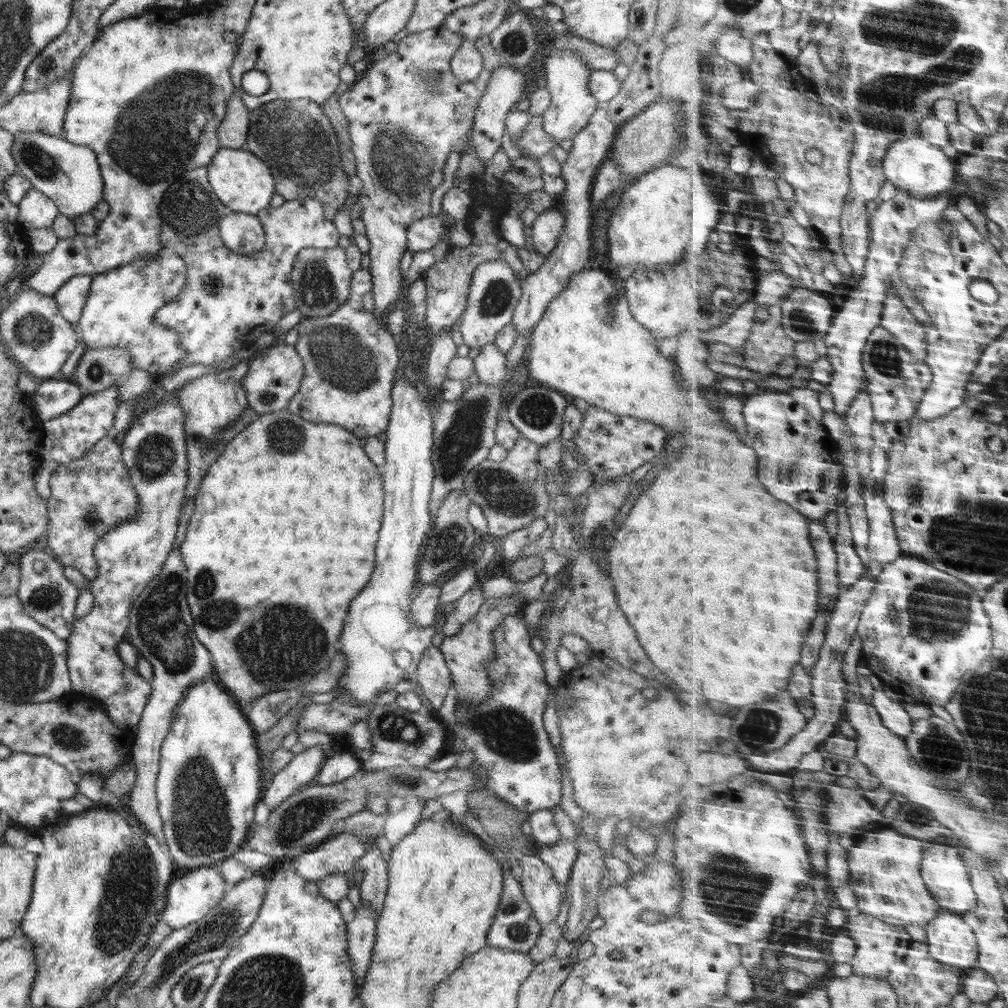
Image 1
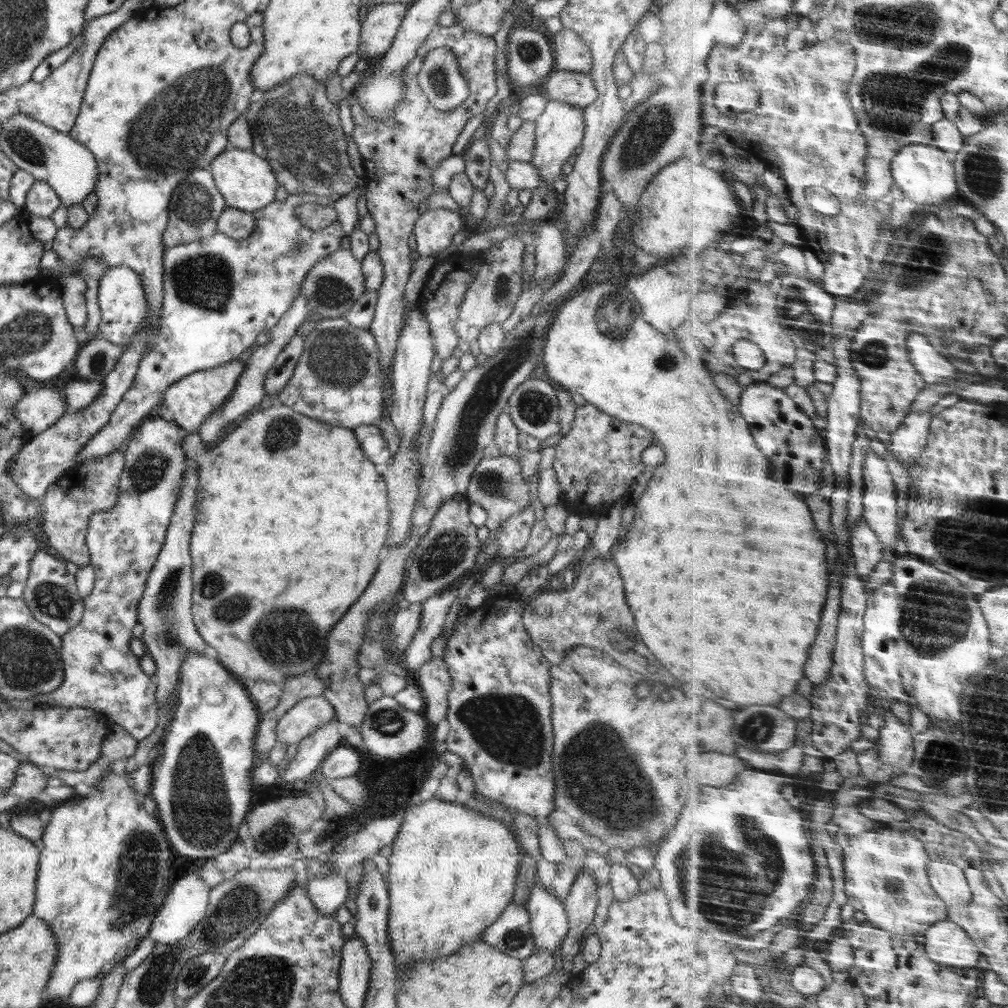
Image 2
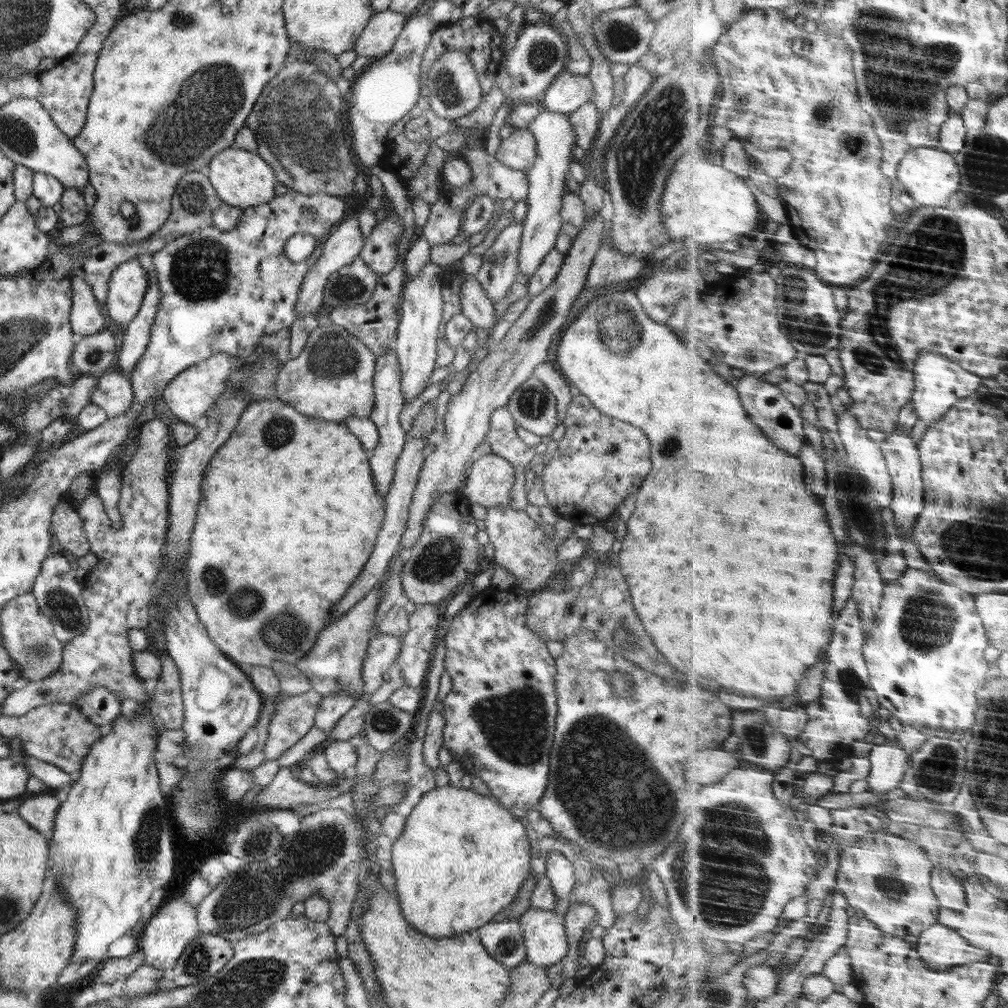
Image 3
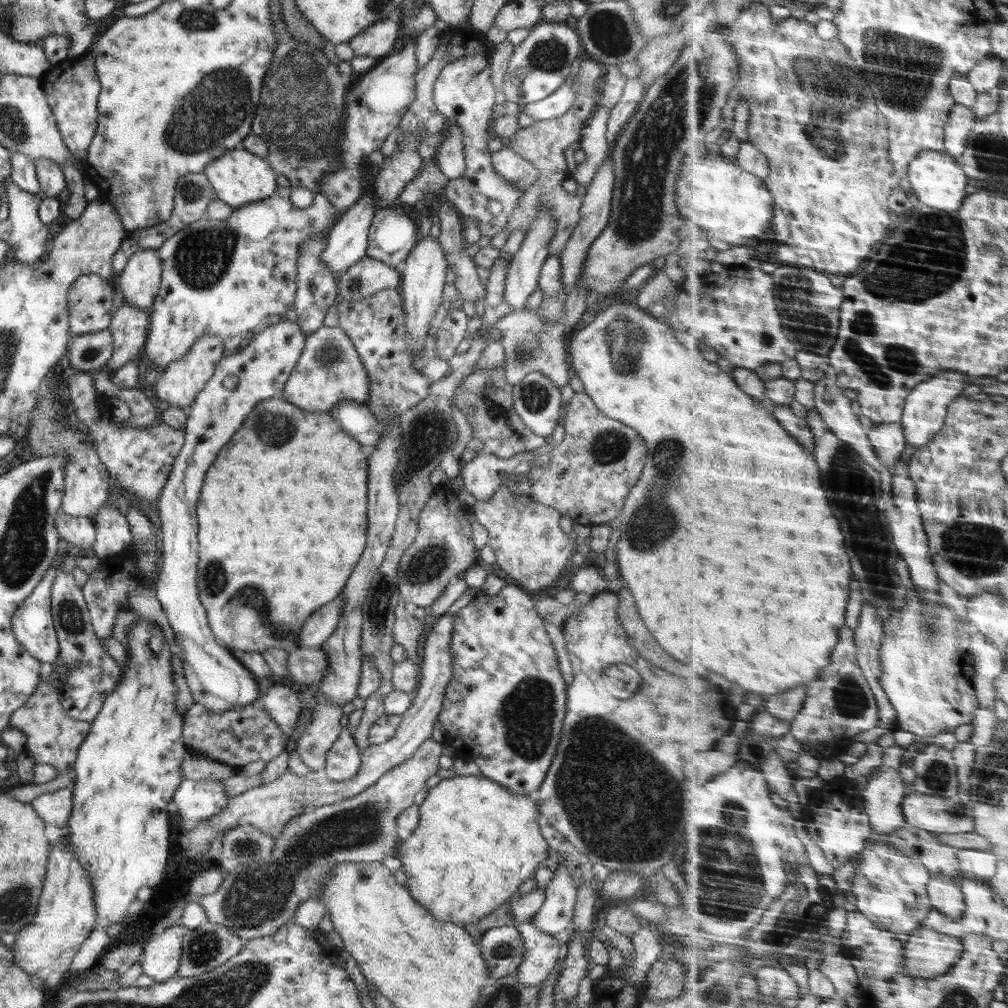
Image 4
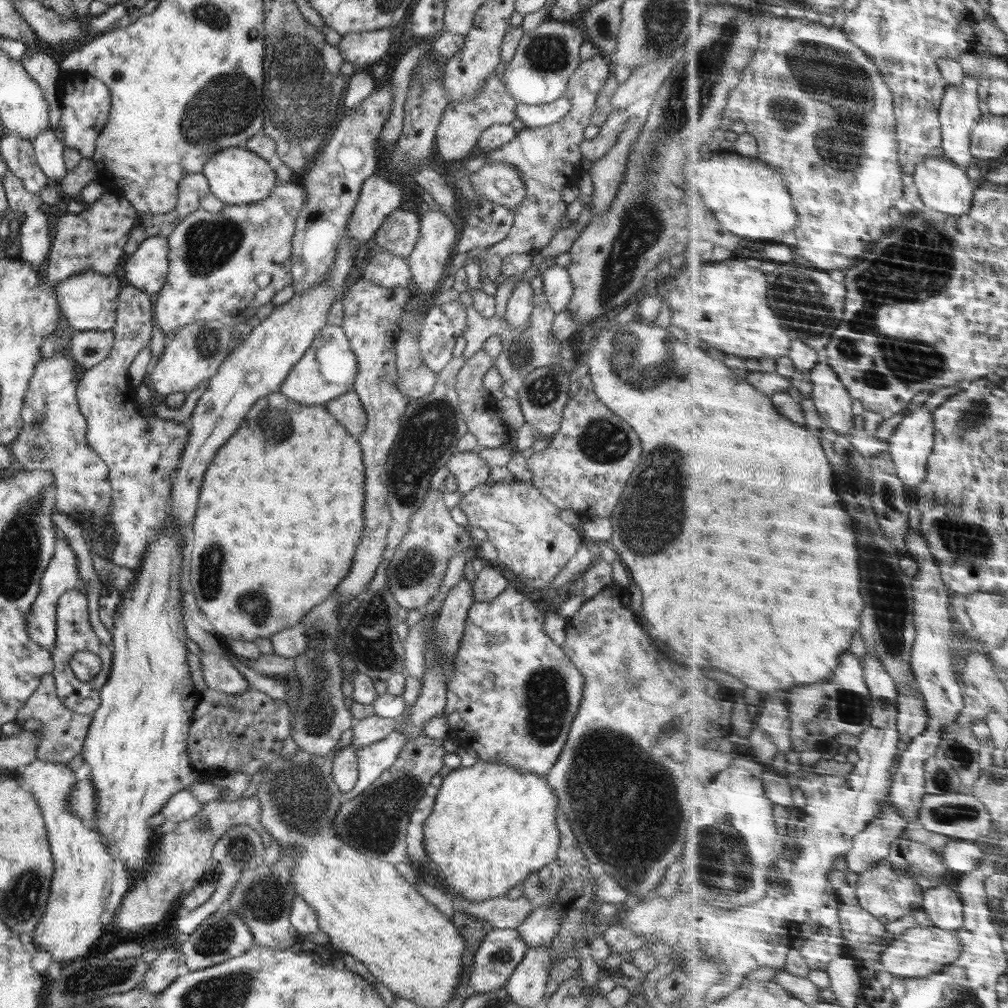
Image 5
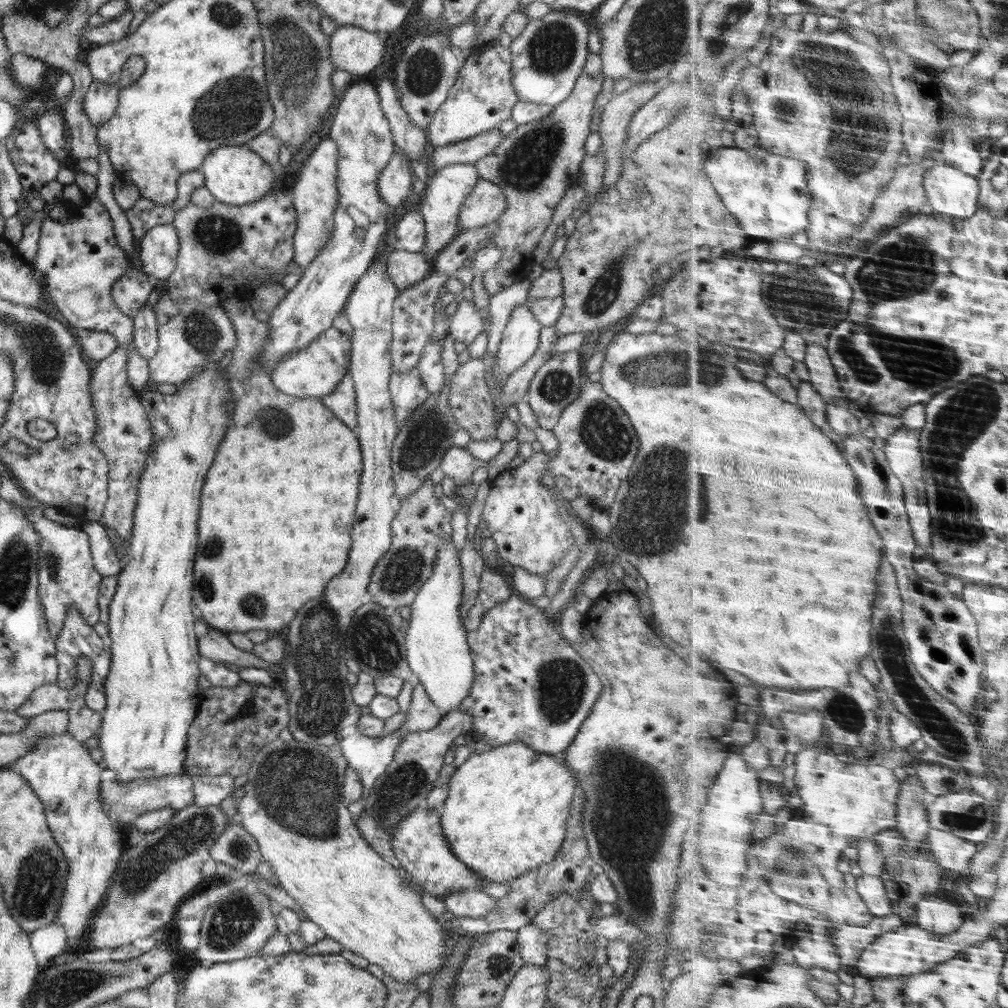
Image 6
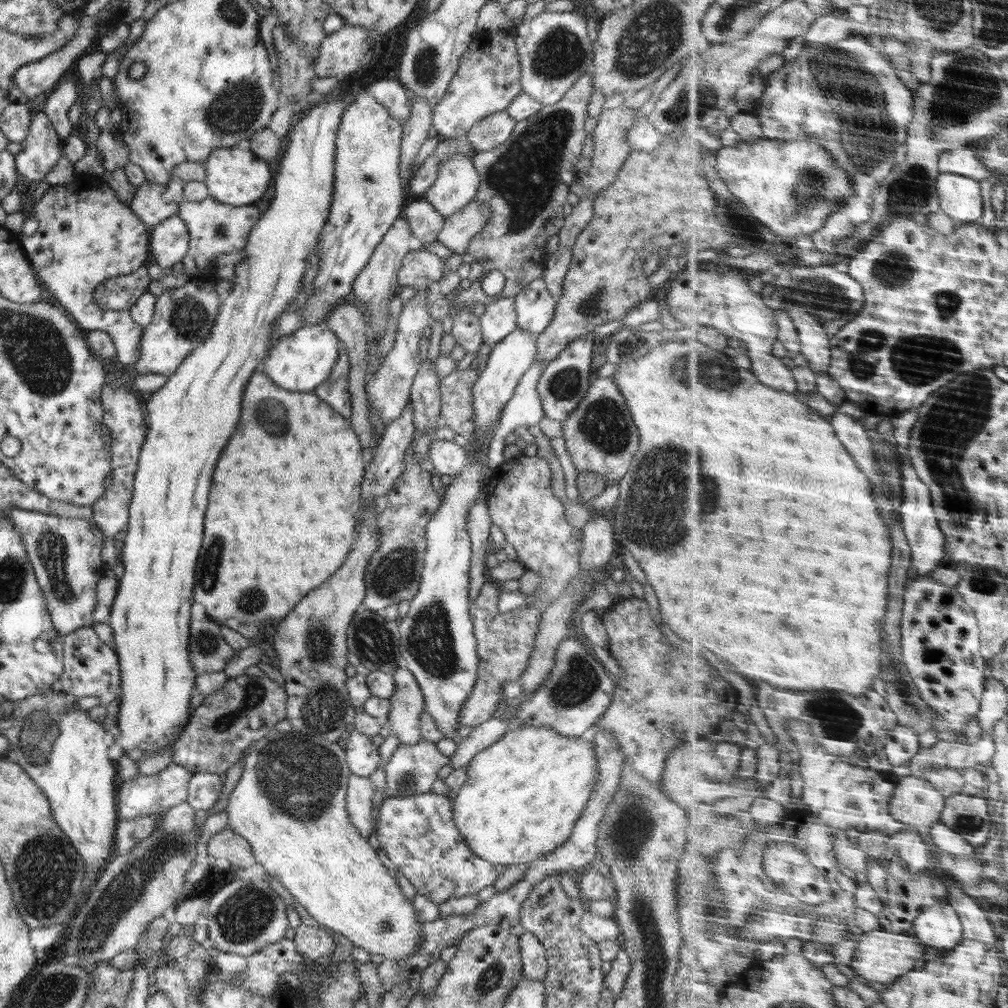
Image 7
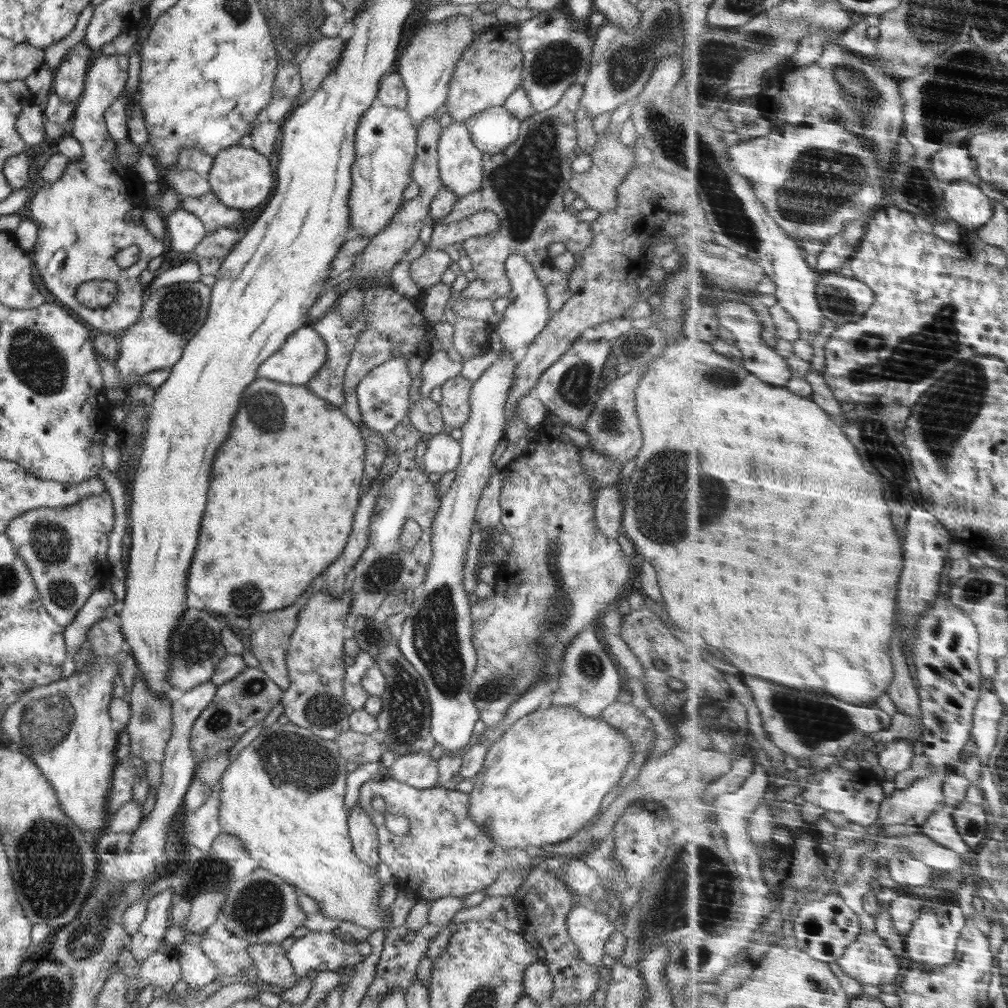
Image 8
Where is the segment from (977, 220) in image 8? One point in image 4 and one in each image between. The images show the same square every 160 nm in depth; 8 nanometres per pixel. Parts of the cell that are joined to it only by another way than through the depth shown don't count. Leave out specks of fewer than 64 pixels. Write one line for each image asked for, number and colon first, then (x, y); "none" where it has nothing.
4: (938, 179)
5: (944, 186)
6: (951, 191)
7: (961, 197)

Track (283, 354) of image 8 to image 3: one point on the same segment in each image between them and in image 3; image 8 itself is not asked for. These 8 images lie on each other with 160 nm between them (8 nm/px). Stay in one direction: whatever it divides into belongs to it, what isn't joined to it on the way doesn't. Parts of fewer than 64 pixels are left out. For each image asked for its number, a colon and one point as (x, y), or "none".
3: (332, 378)
4: (329, 370)
5: (328, 368)
6: (313, 371)
7: (299, 362)

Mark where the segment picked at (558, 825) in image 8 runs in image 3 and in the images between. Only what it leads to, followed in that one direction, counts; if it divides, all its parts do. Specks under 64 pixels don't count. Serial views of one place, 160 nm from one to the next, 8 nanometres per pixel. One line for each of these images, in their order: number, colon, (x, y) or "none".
3: (462, 857)
4: (475, 844)
5: (492, 825)
6: (505, 813)
7: (524, 793)

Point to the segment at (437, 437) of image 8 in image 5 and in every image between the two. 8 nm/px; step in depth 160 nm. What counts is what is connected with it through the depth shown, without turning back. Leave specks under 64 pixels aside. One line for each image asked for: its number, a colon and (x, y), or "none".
5: (470, 469)
6: (457, 463)
7: (447, 457)

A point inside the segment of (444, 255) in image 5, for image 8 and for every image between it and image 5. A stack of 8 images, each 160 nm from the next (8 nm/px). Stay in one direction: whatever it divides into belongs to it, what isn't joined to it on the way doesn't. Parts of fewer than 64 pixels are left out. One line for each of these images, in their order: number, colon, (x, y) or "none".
6: (446, 191)
7: (457, 182)
8: (460, 162)

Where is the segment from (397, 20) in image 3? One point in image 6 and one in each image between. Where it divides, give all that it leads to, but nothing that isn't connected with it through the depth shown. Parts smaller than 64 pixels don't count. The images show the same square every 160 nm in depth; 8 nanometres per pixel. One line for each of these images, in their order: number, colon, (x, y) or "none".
4: (377, 40)
5: (361, 49)
6: (358, 51)

